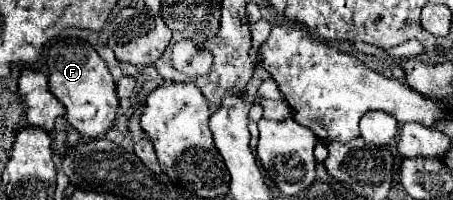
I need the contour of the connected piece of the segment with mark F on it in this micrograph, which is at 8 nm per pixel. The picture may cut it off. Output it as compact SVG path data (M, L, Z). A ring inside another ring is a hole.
M64 39L50 47L46 63L50 69L50 91L66 107L66 121L86 139L104 137L114 125L120 101L116 95L116 83L96 49L80 39Z

